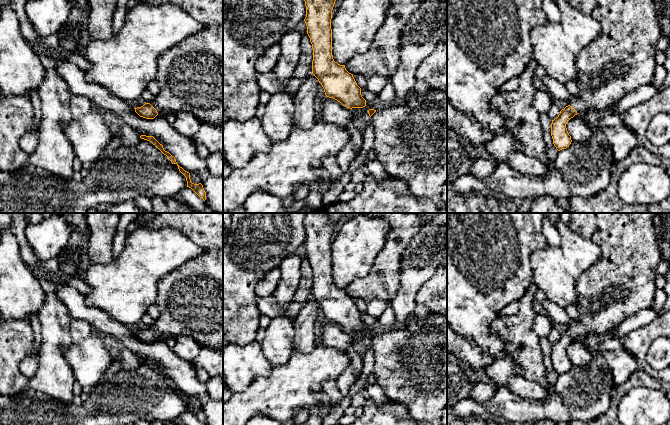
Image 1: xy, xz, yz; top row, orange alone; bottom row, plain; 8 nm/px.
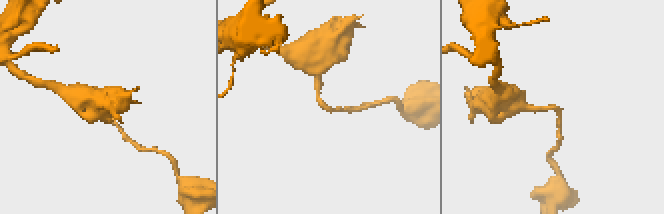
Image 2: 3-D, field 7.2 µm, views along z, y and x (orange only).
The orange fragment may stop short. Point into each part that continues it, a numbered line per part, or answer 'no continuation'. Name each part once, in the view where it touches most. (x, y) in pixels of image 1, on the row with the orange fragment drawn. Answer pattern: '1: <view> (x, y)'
1: yz (622, 58)

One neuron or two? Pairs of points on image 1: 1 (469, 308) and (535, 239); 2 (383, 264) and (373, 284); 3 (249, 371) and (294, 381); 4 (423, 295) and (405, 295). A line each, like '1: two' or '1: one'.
1: one
2: one
3: two
4: two

